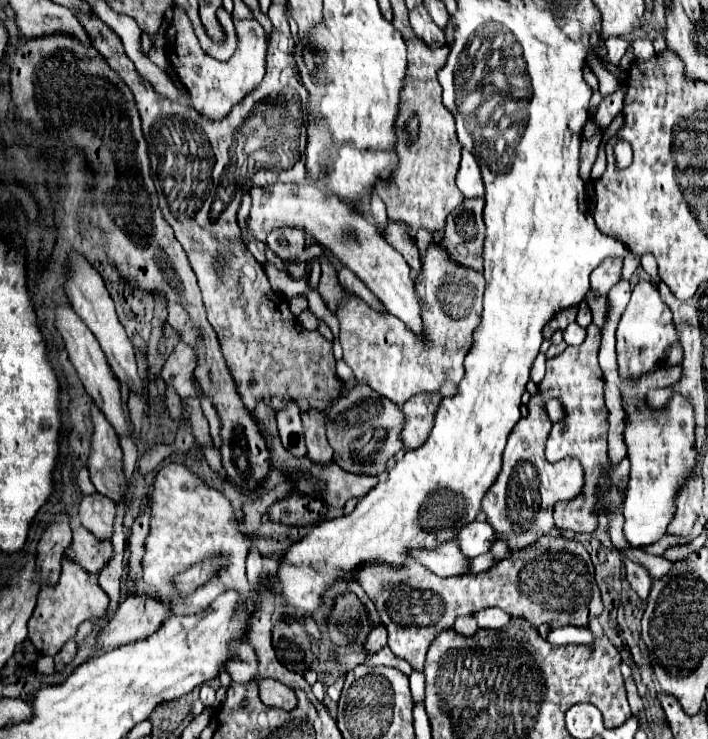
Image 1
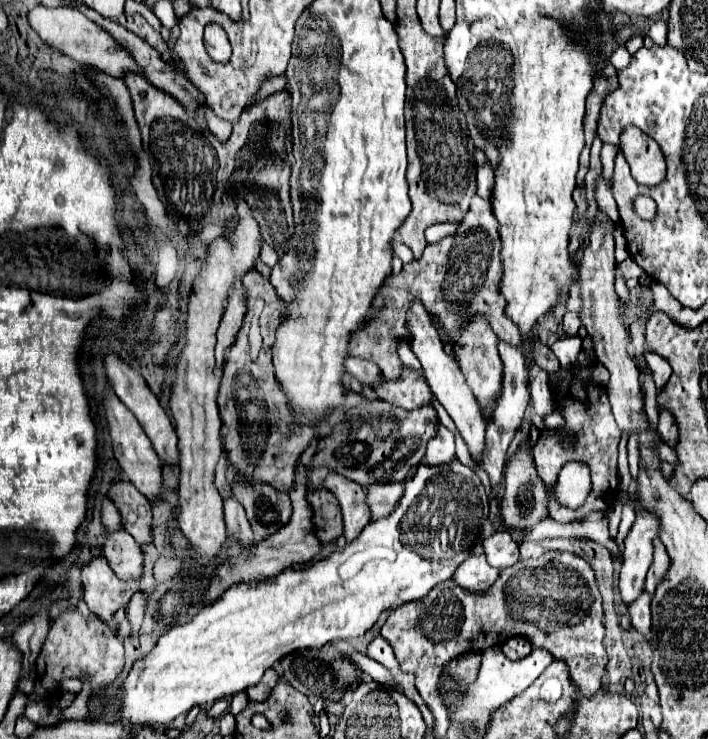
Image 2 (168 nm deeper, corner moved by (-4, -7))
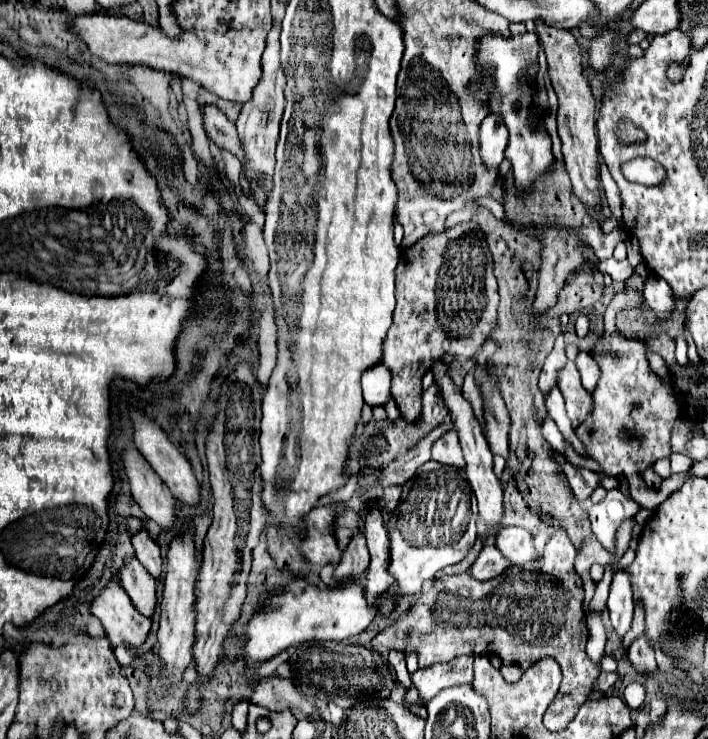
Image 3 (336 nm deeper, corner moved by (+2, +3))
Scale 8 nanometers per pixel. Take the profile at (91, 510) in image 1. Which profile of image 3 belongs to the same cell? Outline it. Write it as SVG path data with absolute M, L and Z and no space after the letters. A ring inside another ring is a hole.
M132 558L130 566L122 568L120 586L128 592L132 604L136 610L148 618L154 616L156 610L156 582L152 576L144 570L144 566L138 562L138 558Z

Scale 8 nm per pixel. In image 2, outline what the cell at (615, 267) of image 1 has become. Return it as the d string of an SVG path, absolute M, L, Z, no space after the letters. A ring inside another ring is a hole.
M626 258L624 262L620 262L618 268L620 268L624 280L628 280L628 278L638 278L638 276L642 274L642 268L638 268L638 264L634 264L634 260L630 260L630 258Z

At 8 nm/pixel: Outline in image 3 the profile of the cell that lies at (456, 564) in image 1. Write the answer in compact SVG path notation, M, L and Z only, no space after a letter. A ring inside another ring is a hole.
M484 546L484 550L480 552L478 560L474 562L474 566L470 568L470 574L476 580L492 580L496 576L500 576L502 572L506 572L508 568L512 568L514 564L508 562L508 558L504 558L500 554L500 550L496 550L496 546Z

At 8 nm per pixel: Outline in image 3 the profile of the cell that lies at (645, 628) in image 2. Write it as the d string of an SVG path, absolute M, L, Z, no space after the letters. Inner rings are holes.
M642 634L628 650L628 660L640 674L656 674L656 660L654 660L654 648L650 646L648 638Z

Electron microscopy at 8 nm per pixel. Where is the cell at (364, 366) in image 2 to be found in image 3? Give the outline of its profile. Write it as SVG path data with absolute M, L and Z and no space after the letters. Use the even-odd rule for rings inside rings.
M382 363L369 368L361 377L361 388L364 390L364 402L368 406L386 406L390 400L390 370Z

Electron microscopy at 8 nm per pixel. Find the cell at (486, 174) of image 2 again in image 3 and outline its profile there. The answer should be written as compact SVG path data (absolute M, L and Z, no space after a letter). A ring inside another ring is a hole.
M498 114L484 118L480 126L480 156L488 168L498 168L504 160L504 150L508 142L508 130Z

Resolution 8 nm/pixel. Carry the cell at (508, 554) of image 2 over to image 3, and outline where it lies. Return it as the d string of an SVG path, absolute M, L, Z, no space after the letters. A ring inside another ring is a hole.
M506 526L496 536L496 548L516 566L524 566L540 558L540 552L534 546L534 536L516 526Z

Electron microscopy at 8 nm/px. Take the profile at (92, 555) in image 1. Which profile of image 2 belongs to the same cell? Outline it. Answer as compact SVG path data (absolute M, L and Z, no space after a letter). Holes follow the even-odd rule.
M102 554L92 556L92 560L82 566L82 586L84 602L104 622L112 622L114 612L126 608L132 594L138 590L138 582L118 580Z

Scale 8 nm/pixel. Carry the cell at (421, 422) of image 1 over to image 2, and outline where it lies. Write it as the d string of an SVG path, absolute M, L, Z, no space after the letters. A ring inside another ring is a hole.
M440 422L438 424L438 432L434 436L434 440L430 440L430 444L426 446L426 462L428 464L446 464L450 460L454 460L456 452L454 452L454 434Z

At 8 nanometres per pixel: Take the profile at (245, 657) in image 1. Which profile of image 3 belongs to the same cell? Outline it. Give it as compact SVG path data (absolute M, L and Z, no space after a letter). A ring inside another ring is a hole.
M264 678L256 684L252 700L258 706L264 706L266 710L280 712L284 708L290 708L292 712L300 712L300 716L308 720L320 720L322 716L316 712L312 704L296 690L296 686L290 680L284 678Z

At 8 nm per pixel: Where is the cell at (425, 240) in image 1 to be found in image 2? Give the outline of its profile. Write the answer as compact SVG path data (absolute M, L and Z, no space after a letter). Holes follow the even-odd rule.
M474 196L468 214L452 236L436 244L428 244L422 258L404 264L400 274L386 280L386 284L382 286L382 296L374 300L374 320L370 320L366 328L360 328L358 332L354 332L354 336L350 336L348 354L378 364L390 380L398 378L402 362L396 354L396 342L400 338L410 340L410 332L406 330L406 310L412 296L420 298L426 310L440 320L440 326L444 328L440 336L444 342L454 342L458 338L458 328L468 320L468 316L486 314L500 340L520 344L518 328L504 316L506 300L498 294L500 276L502 262L498 222L494 220L494 214L490 214L490 202Z

